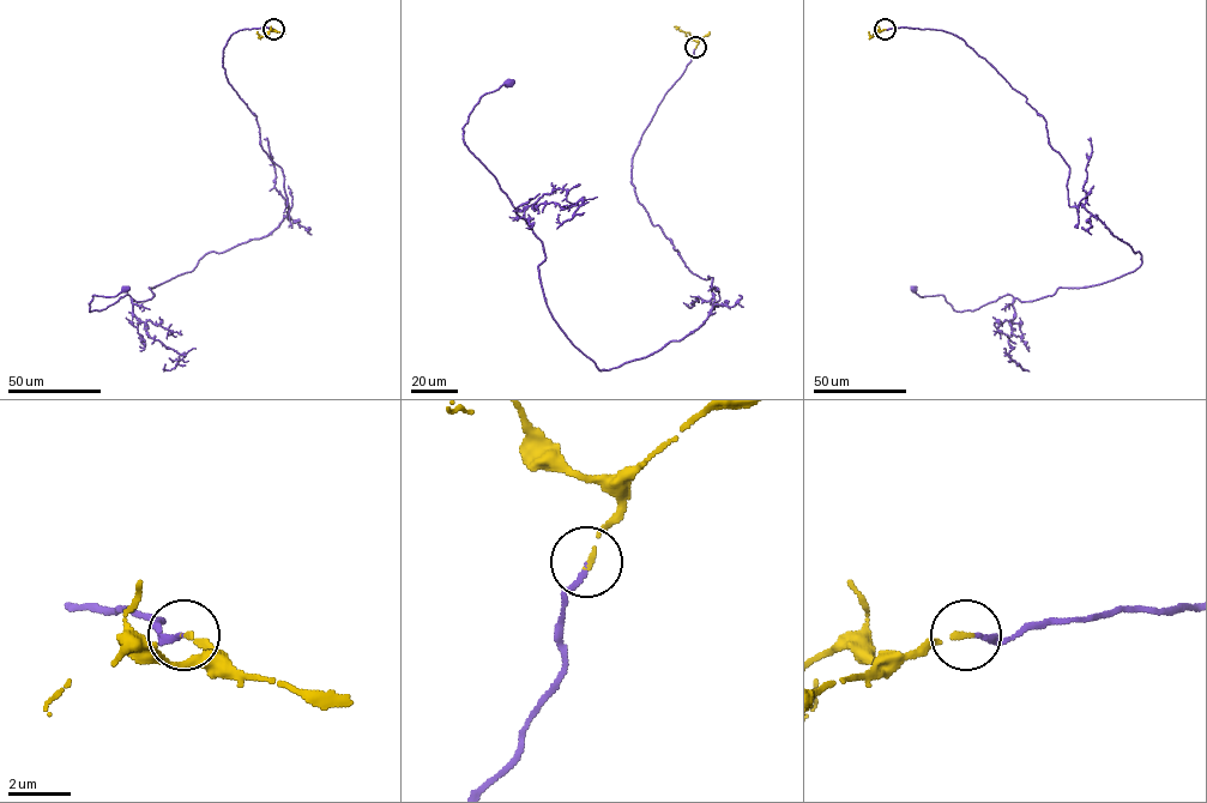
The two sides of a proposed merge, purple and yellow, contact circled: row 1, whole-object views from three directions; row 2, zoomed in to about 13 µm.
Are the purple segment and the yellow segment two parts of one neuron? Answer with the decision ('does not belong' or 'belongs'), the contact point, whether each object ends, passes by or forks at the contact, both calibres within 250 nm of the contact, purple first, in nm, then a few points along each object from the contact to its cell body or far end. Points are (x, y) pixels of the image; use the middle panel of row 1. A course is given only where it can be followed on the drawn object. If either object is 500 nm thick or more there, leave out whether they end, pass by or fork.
belongs | (695, 47) | purple ends | yellow ends | 130/150 nm | purple via (695, 47), (632, 183), (712, 278), (711, 312), (608, 369), (553, 317), (541, 240), (463, 140), (508, 83) | yellow via (695, 47), (698, 43), (689, 32), (675, 25)

